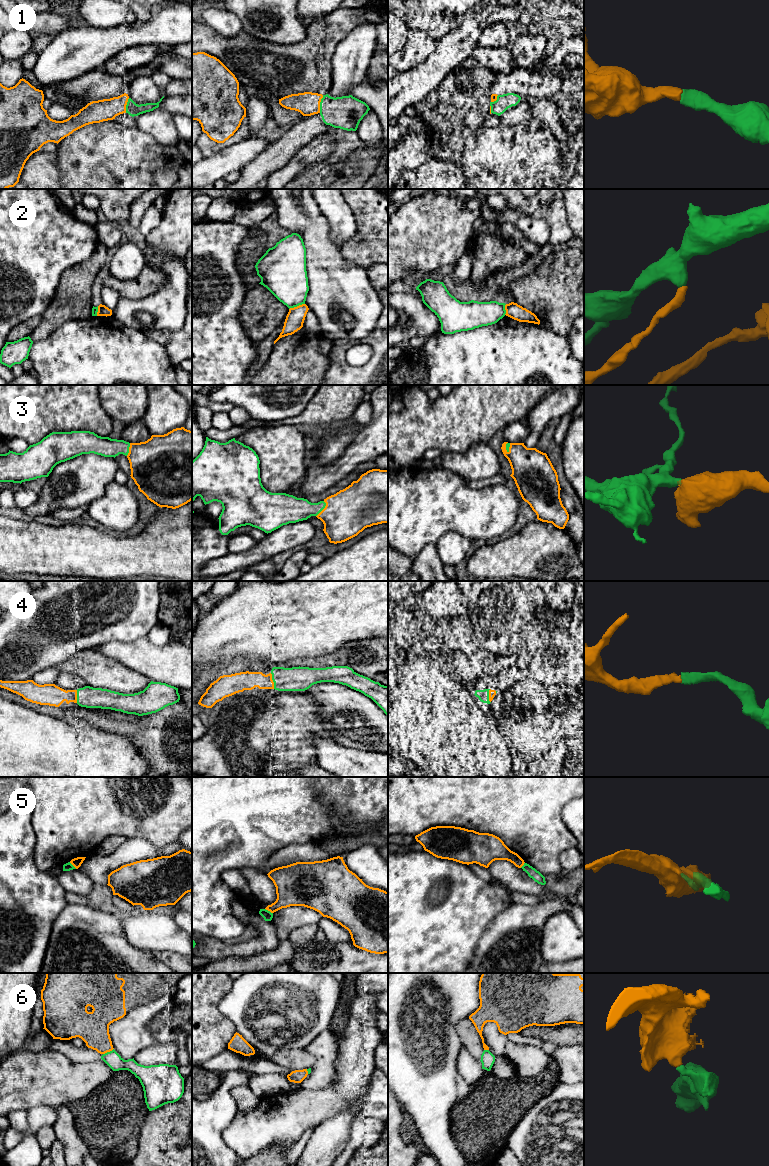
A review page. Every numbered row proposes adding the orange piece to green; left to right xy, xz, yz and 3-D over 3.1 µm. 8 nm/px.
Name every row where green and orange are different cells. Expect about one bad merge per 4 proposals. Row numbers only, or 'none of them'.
2, 5, 6

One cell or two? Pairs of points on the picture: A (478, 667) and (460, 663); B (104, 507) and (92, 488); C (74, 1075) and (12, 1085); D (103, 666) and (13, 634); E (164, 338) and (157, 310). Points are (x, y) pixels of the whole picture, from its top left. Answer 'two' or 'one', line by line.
A: one
B: two
C: one
D: two
E: two

